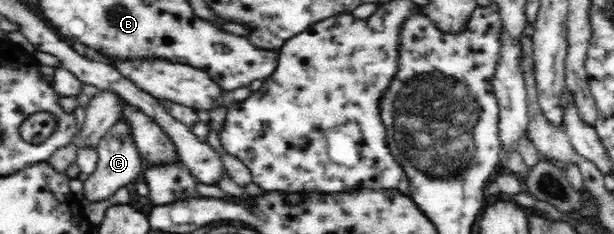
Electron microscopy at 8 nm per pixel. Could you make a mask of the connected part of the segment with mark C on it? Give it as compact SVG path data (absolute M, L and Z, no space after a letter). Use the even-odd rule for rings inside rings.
M120 120L115 126L104 134L104 138L99 140L95 148L97 159L92 171L88 173L88 178L84 180L84 197L88 202L102 202L114 194L119 188L127 184L136 184L137 178L143 169L143 161L135 144L133 143L129 128L124 121Z

